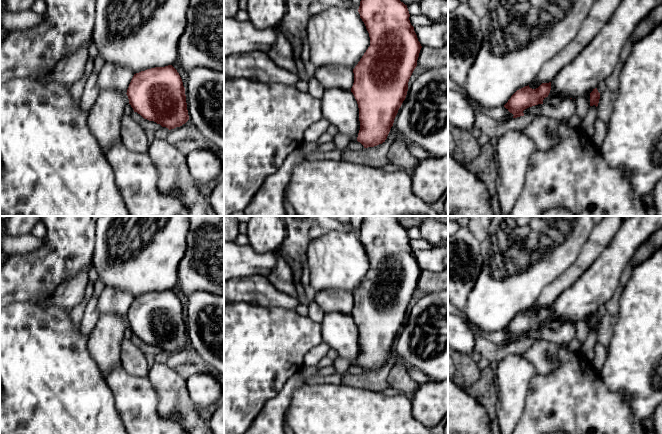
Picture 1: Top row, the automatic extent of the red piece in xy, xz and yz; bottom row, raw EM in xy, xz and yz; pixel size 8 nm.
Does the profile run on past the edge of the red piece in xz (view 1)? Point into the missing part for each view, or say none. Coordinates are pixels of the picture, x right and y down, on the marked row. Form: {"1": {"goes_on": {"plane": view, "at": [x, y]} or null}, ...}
{"1": {"goes_on": null}}

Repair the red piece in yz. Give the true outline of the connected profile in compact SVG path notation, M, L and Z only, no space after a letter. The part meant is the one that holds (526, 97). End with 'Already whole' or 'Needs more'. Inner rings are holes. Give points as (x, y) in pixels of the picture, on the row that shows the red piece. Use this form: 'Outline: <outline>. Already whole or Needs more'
Outline: M551 82L542 83L538 88L532 89L525 86L517 90L504 107L512 113L513 118L524 116L523 111L529 107L543 104L543 100L548 97L551 90Z. Already whole

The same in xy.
Outline: M172 65L134 74L126 94L134 112L169 130L189 120L185 88Z. Already whole

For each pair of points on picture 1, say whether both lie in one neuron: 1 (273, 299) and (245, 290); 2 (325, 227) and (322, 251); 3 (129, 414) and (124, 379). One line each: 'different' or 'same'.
1: same
2: different
3: same

